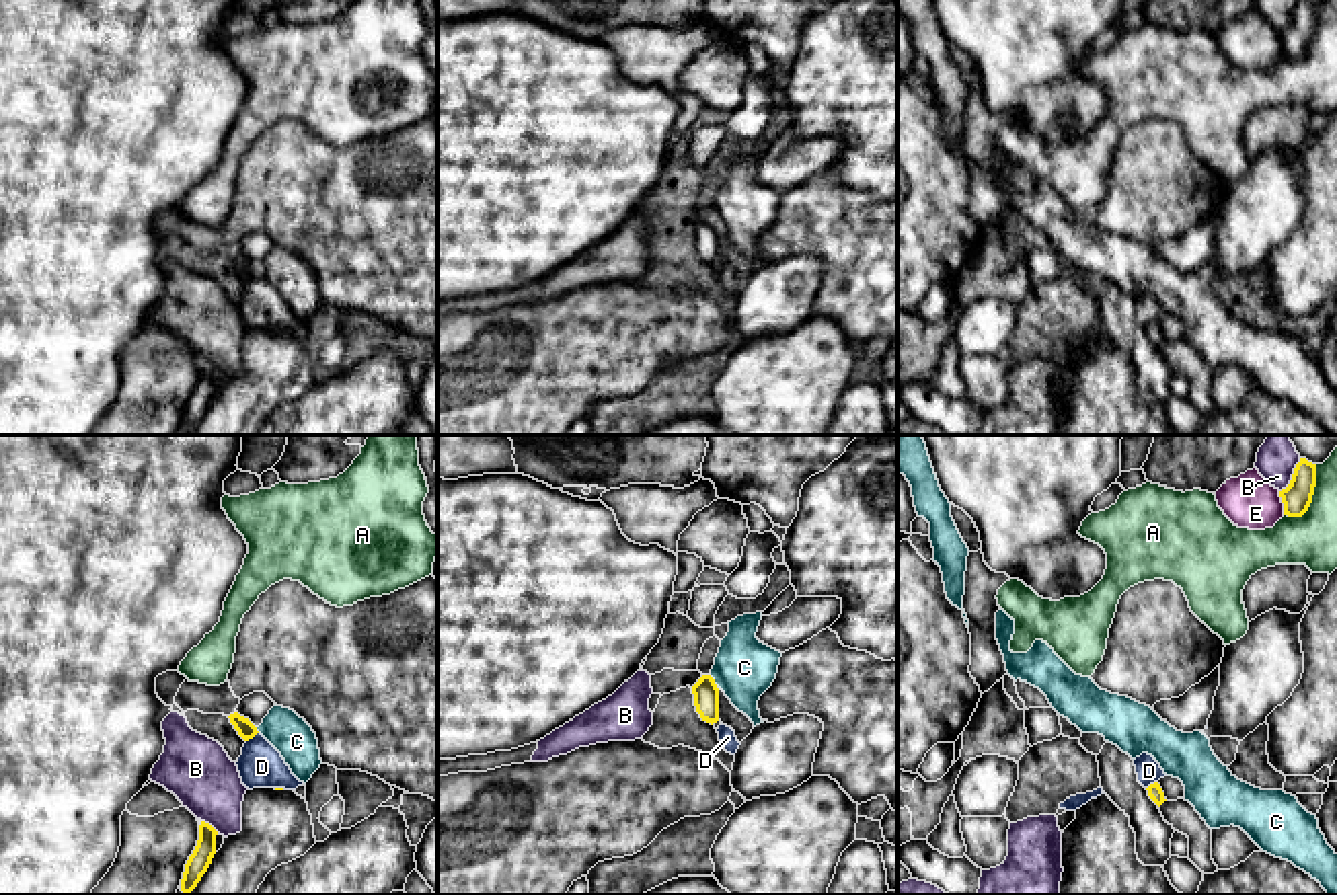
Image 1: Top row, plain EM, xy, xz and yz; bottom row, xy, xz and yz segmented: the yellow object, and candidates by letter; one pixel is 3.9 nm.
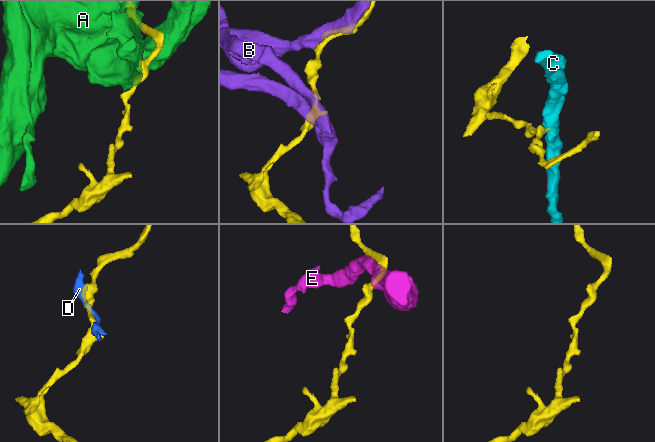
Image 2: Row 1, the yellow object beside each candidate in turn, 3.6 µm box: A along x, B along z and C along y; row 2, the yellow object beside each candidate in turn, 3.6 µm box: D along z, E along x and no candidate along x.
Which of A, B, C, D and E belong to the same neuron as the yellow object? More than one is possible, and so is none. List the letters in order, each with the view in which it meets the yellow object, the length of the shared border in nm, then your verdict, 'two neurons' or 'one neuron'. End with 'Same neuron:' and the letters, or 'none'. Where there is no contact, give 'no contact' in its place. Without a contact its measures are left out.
A: yz | 240 nm | two neurons
B: yz | 150 nm | two neurons
C: xz | 50 nm | two neurons
D: xy | 60 nm | two neurons
E: yz | 100 nm | two neurons
Same neuron: none

